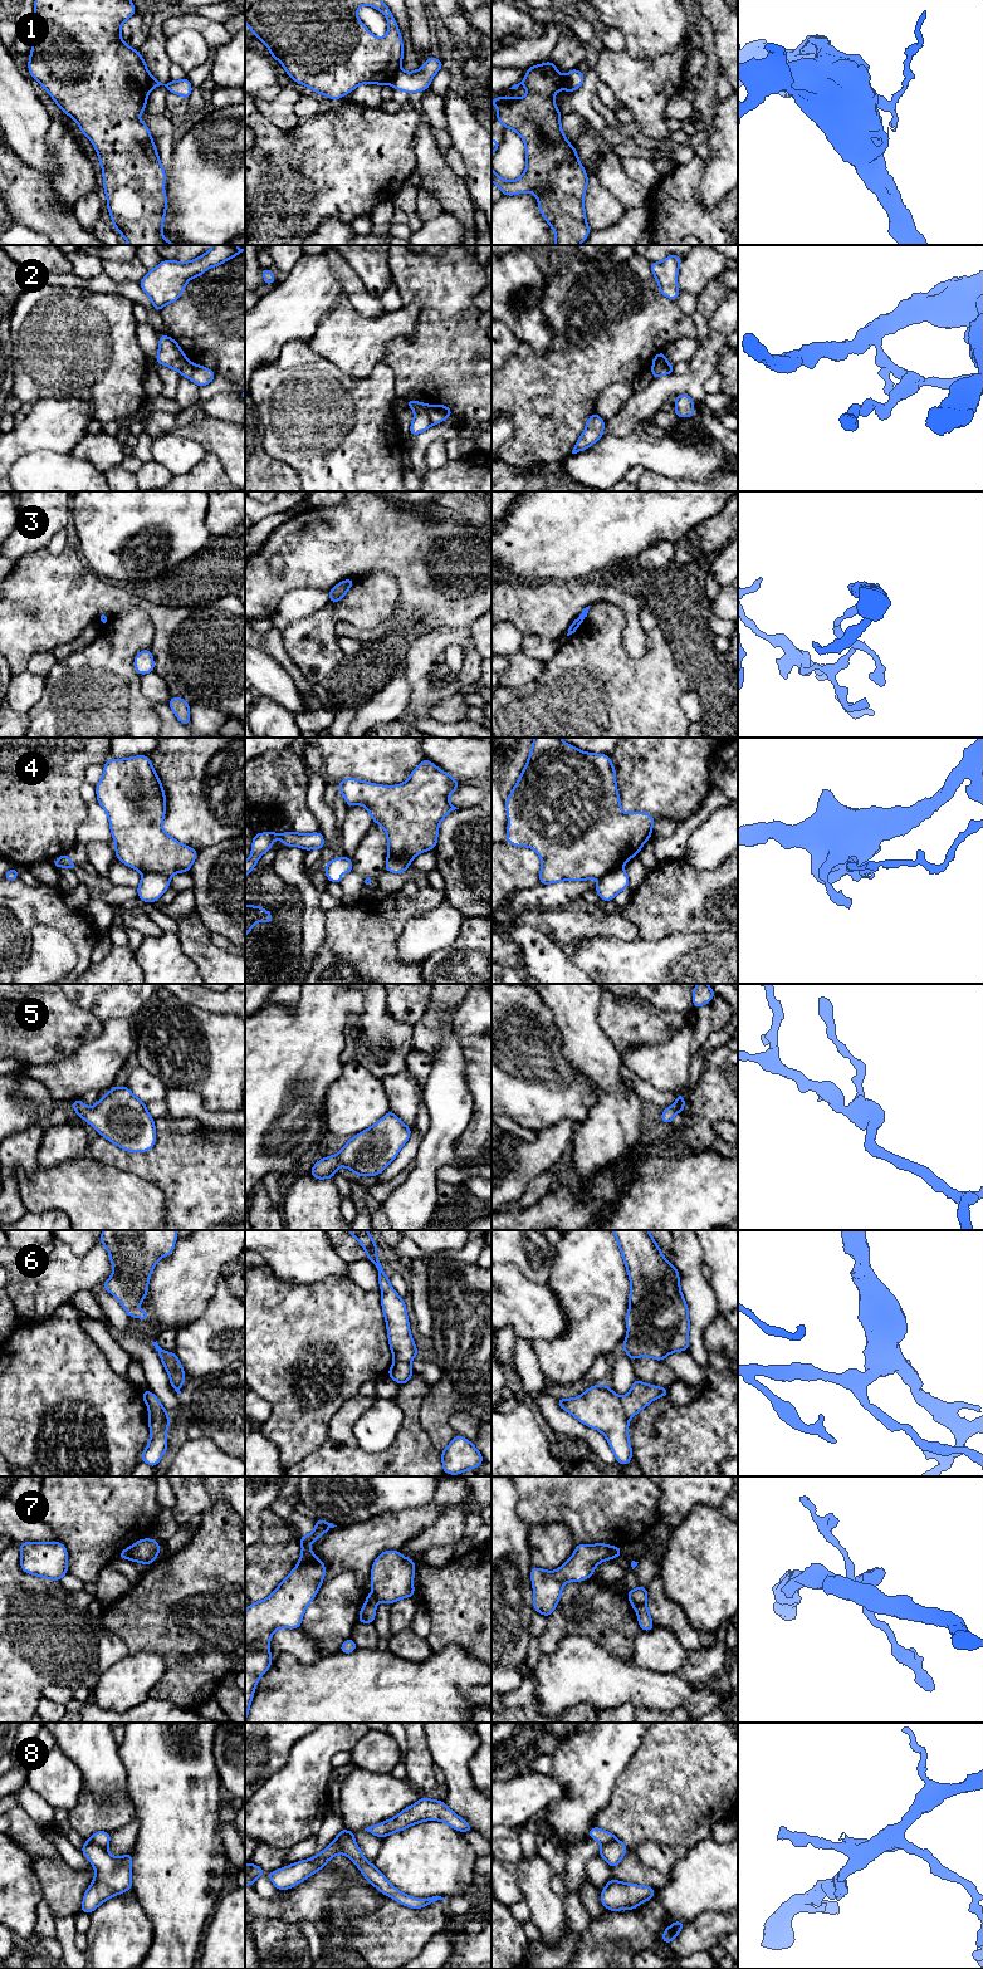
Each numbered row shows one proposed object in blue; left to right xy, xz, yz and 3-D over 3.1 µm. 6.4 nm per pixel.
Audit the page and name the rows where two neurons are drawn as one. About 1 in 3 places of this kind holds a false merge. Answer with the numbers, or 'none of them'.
1, 2, 3, 4, 6, 7, 8

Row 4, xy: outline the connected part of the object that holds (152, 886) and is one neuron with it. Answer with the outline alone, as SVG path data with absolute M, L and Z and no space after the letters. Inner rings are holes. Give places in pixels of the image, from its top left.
M142 873L141 882L137 887L138 898L143 902L155 902L170 887L170 878L160 873Z

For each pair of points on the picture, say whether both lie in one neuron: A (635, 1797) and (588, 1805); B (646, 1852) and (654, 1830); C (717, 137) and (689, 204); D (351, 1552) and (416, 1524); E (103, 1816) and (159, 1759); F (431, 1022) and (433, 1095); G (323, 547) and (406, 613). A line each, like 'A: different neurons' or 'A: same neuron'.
A: different neurons
B: different neurons
C: different neurons
D: same neuron
E: different neurons
F: different neurons
G: same neuron

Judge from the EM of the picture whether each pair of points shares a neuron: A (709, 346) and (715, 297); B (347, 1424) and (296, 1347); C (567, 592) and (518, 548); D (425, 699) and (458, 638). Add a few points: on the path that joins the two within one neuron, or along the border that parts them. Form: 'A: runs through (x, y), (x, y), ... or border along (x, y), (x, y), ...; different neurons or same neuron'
A: border along (724, 298), (709, 321); different neurons
B: border along (357, 1394), (351, 1396), (332, 1419), (327, 1438); different neurons
C: border along (582, 578), (539, 581); different neurons
D: runs through (425, 681), (425, 661), (440, 646); same neuron

